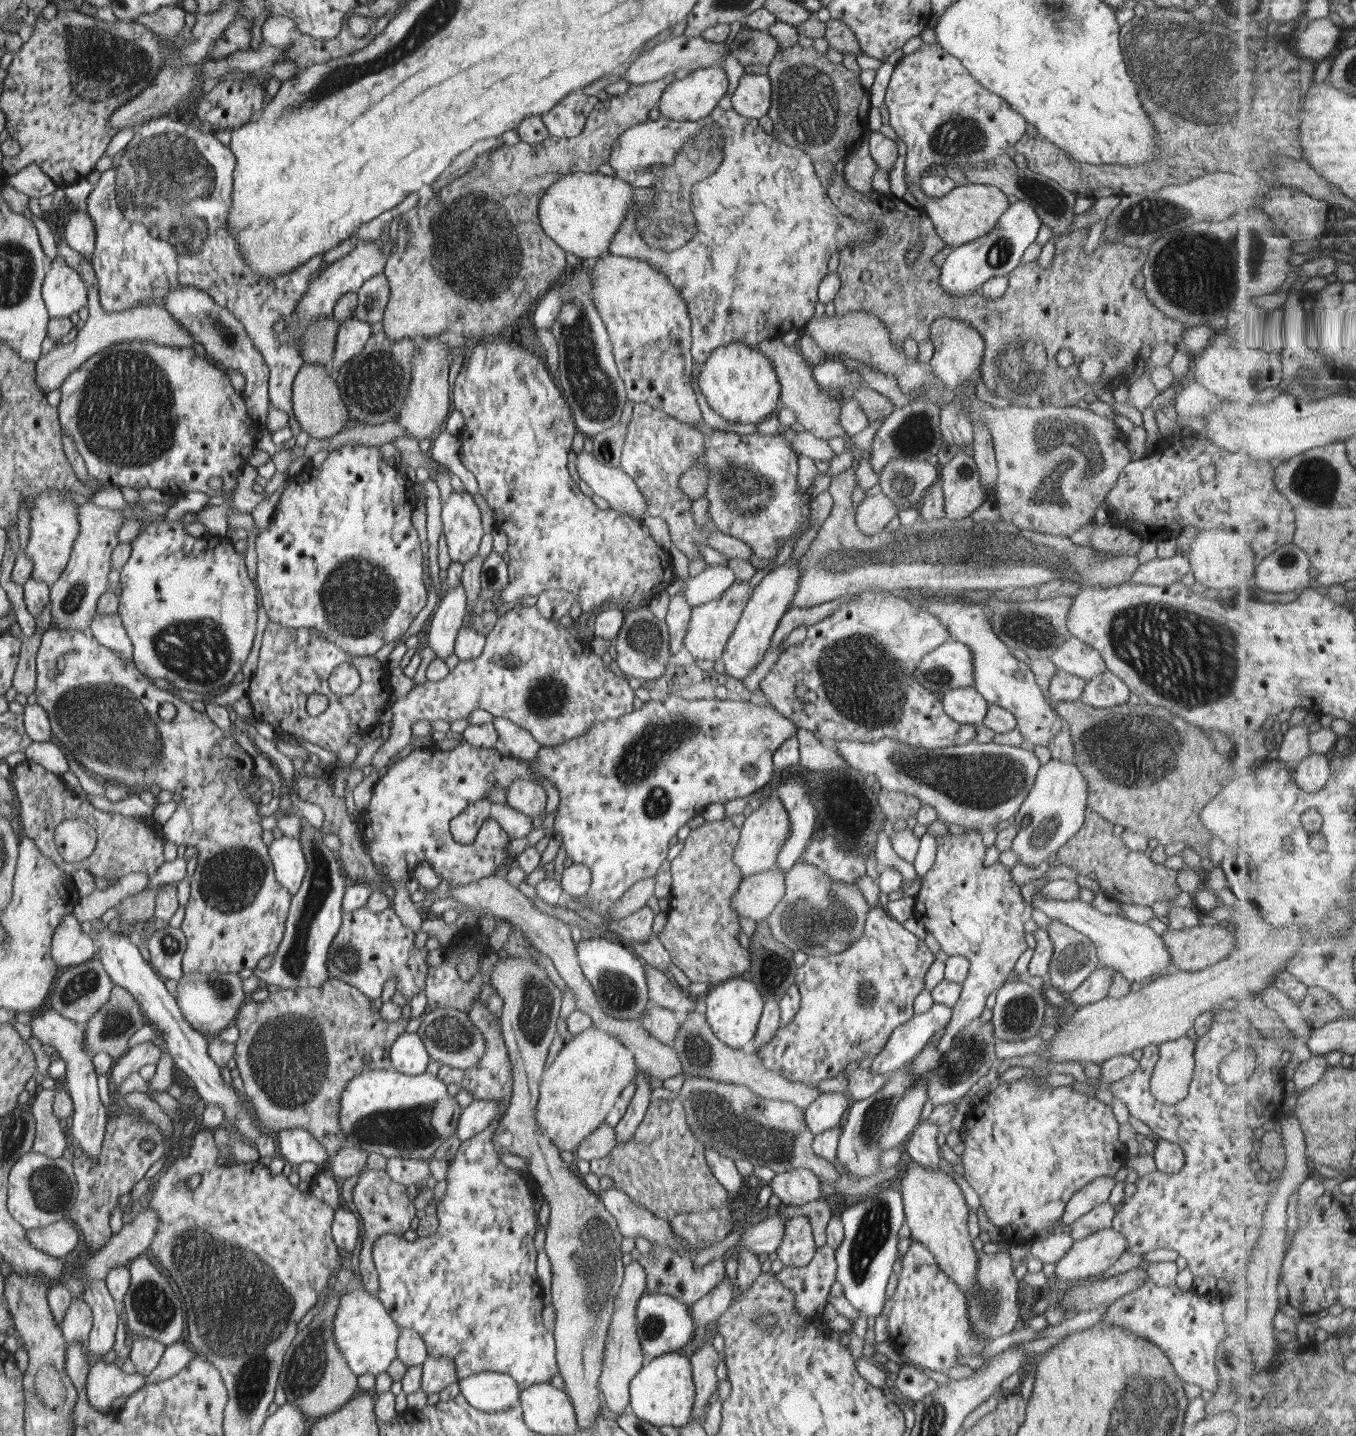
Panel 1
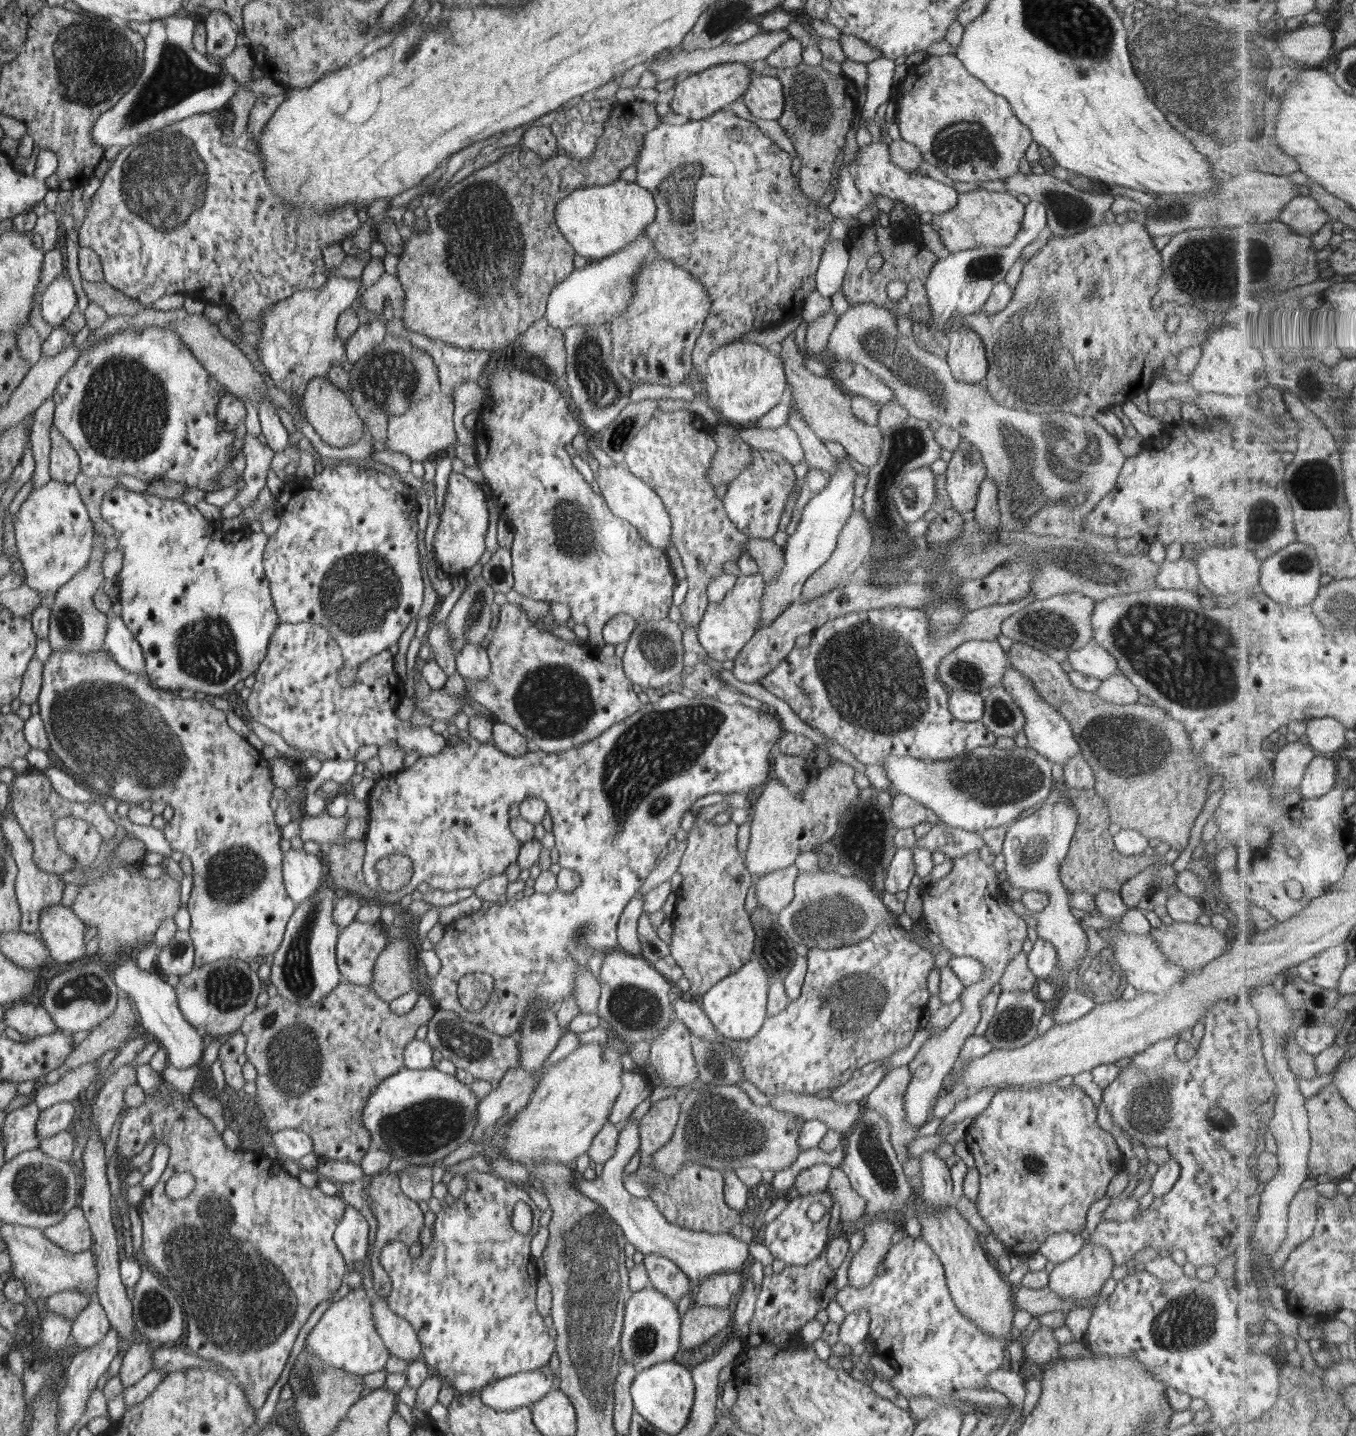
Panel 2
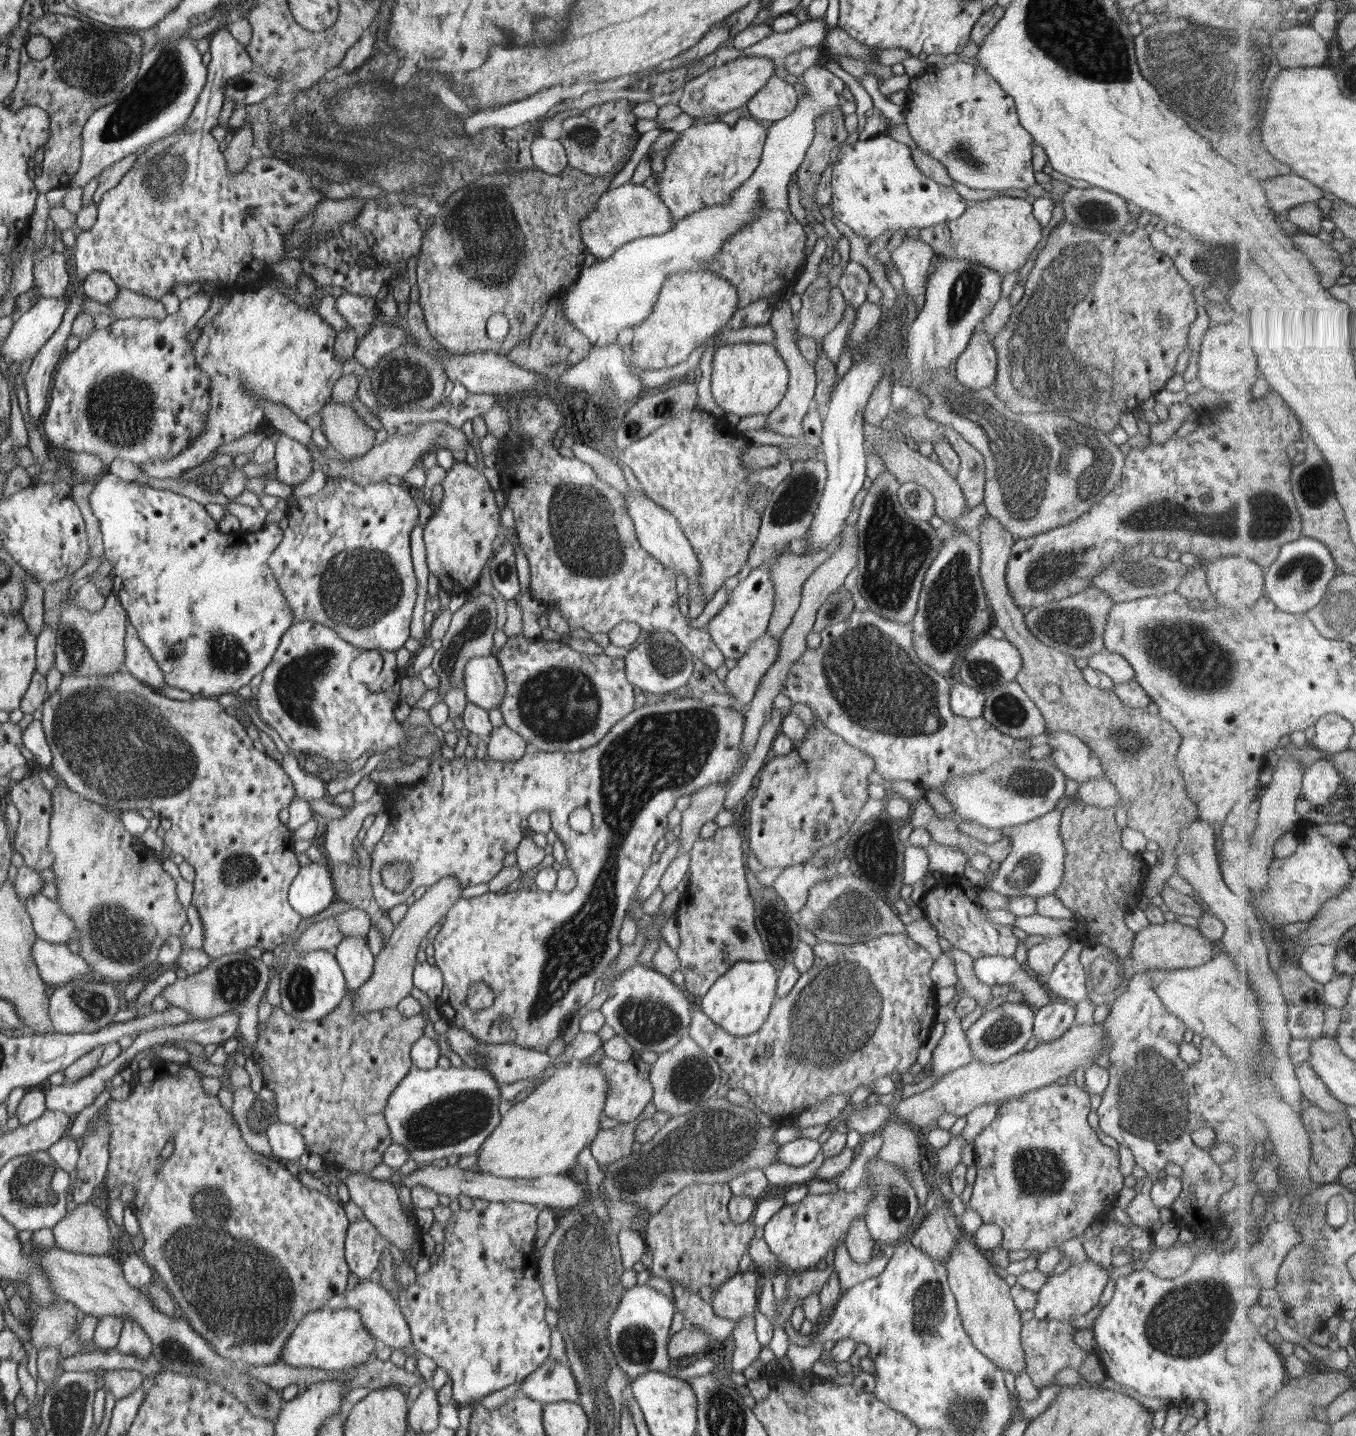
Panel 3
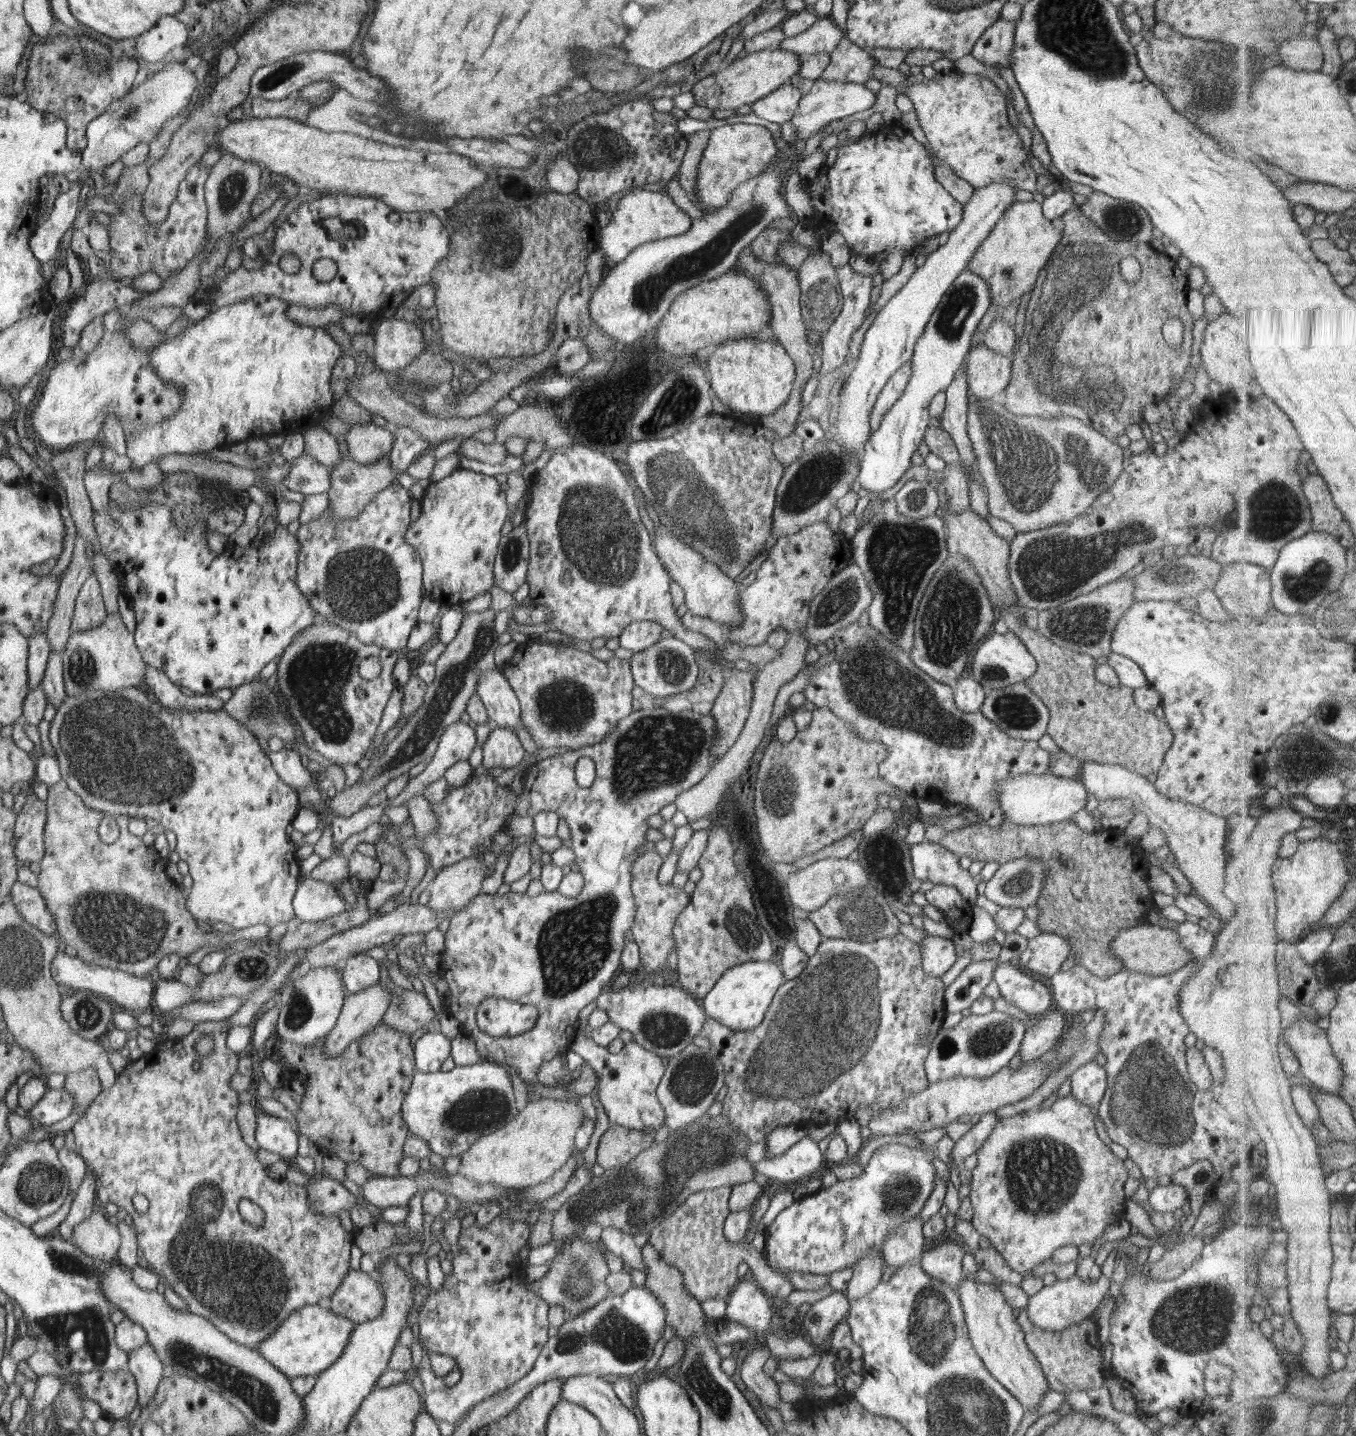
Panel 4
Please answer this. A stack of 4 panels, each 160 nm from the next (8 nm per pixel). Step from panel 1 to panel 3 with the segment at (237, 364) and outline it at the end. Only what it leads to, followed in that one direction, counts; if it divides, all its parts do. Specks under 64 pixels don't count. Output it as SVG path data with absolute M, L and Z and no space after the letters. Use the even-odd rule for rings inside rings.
M280 432L275 446L275 478L293 488L310 478L315 460L305 445Z

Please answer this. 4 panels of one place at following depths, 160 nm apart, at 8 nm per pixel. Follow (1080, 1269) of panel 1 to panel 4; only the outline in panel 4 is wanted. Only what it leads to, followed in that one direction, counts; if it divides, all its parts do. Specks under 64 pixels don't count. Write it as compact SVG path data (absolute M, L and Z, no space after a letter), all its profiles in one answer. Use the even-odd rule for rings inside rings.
M1101 1274L1096 1279L1082 1279L1075 1275L1070 1279L1056 1279L1052 1285L1042 1287L1029 1298L1027 1315L1030 1322L1042 1330L1064 1331L1096 1312L1100 1301L1109 1292L1111 1278Z

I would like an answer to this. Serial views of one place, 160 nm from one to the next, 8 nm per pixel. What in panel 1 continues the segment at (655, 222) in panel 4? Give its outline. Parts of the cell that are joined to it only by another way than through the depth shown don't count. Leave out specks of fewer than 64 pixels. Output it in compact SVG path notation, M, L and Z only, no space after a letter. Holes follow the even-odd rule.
M568 172L542 195L538 203L539 221L545 233L558 246L578 257L582 264L586 264L608 252L621 224L628 220L629 211L651 205L652 200L652 190L634 190L615 175Z

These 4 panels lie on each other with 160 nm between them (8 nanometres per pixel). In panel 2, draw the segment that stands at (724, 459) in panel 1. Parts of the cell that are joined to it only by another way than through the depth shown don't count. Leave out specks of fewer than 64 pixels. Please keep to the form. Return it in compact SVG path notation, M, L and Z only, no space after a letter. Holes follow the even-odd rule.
M752 446L753 461L745 468L733 482L728 485L727 493L723 499L723 505L727 515L737 526L744 531L749 538L772 539L778 531L780 516L784 512L789 493L795 484L795 474L790 464L777 452L764 450Z

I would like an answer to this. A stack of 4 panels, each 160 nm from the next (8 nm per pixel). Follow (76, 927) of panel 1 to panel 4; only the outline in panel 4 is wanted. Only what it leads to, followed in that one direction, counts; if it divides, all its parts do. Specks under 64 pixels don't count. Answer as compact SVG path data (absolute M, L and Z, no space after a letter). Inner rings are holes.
M16 882L12 889L12 900L19 913L34 926L45 933L56 934L57 926L53 916L49 913L42 894L37 888Z

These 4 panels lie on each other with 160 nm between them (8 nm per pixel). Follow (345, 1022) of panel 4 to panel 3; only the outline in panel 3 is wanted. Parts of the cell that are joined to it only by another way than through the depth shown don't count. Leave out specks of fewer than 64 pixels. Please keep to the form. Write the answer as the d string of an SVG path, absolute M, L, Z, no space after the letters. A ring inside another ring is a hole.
M442 877L436 884L427 888L426 894L415 900L400 923L395 926L384 947L376 957L376 964L371 978L355 992L353 998L353 1010L357 1014L367 1014L374 1010L382 1010L397 1006L397 1004L410 995L413 986L413 970L416 961L416 952L419 949L422 938L428 931L438 924L440 918L444 918L451 906L460 899L462 888L454 877Z

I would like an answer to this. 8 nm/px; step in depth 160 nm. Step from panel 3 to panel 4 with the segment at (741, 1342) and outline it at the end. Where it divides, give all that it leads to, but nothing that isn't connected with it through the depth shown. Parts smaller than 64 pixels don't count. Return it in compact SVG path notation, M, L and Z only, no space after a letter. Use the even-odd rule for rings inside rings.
M762 1343L760 1349L754 1349L744 1359L740 1368L740 1377L744 1384L757 1394L757 1397L763 1404L777 1409L776 1406L781 1401L778 1393L778 1383L763 1372L763 1366L770 1357L771 1352L766 1347L766 1344Z

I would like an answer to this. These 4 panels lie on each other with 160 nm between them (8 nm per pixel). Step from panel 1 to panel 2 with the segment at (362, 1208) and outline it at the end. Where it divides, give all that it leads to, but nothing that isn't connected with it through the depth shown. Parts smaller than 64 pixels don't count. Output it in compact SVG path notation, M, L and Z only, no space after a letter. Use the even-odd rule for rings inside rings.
M385 1171L372 1176L368 1189L366 1189L366 1193L371 1202L370 1208L378 1222L375 1237L376 1241L374 1242L374 1247L370 1247L369 1249L370 1265L373 1272L374 1294L386 1299L390 1294L393 1284L390 1275L385 1271L385 1268L380 1262L380 1253L382 1252L383 1246L386 1246L386 1243L392 1240L400 1240L406 1243L407 1248L414 1244L414 1242L418 1242L420 1231L422 1231L424 1223L424 1213L422 1213L422 1210L418 1207L417 1201L408 1198L401 1191L401 1186L396 1173Z

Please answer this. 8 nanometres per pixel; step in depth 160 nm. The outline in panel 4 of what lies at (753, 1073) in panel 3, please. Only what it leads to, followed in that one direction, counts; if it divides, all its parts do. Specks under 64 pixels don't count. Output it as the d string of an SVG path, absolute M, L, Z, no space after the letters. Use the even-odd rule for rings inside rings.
M902 933L877 939L876 942L823 938L816 952L808 957L807 965L804 966L798 978L785 981L776 991L773 1001L763 1016L764 1020L756 1028L750 1031L733 1031L718 1021L706 1017L702 1030L693 1038L693 1042L721 1060L725 1072L725 1084L728 1087L728 1094L723 1101L722 1115L729 1116L734 1131L744 1135L746 1141L754 1144L765 1140L772 1130L779 1127L808 1125L808 1128L811 1128L816 1124L840 1124L848 1118L856 1119L856 1111L865 1106L871 1106L873 1117L876 1117L882 1111L900 1105L900 1102L912 1094L922 1093L930 1084L925 1073L925 1058L942 1027L946 1012L944 983L940 977L929 976L924 972L921 946L917 942L908 939Z

